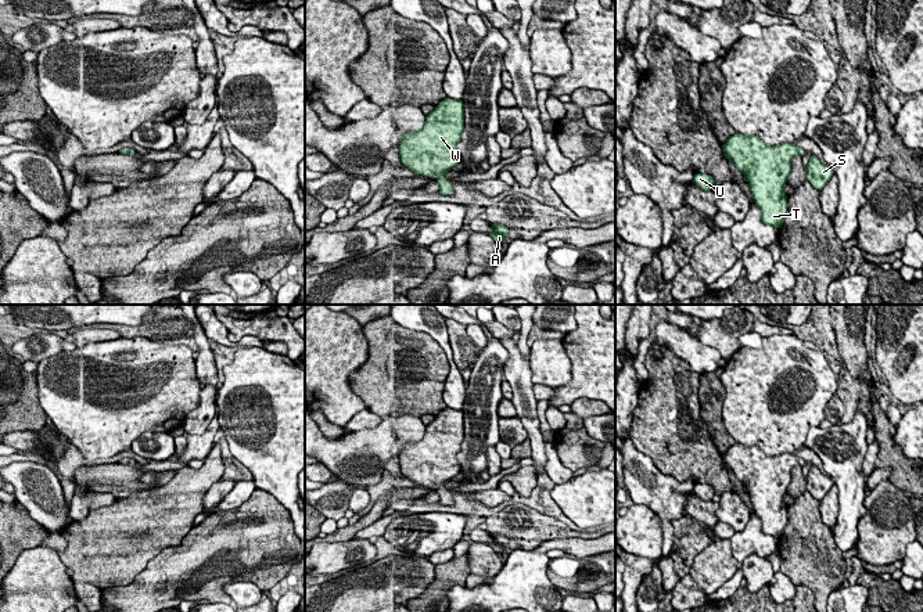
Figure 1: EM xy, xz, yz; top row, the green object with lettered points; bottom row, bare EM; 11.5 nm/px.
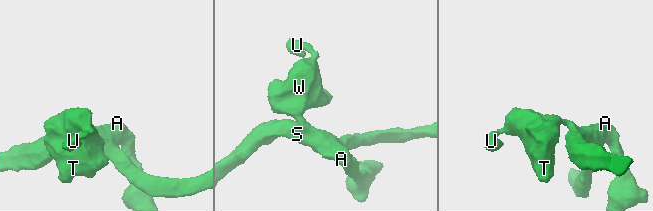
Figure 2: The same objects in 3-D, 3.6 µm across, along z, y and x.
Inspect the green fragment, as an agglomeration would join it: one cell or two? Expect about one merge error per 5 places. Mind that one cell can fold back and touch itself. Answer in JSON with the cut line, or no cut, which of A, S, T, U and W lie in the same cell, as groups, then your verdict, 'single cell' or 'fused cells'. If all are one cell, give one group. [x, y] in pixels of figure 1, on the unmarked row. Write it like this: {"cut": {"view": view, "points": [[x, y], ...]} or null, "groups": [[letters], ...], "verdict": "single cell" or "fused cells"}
{"cut": null, "groups": [["A", "S", "T", "U", "W"]], "verdict": "single cell"}

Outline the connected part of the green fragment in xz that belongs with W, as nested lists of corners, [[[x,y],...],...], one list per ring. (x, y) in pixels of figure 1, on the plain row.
[[[446,407],[425,426],[420,442],[407,442],[398,456],[405,478],[417,485],[437,486],[439,504],[453,505],[452,494],[443,487],[446,480],[459,475],[456,458],[464,439],[463,410]]]

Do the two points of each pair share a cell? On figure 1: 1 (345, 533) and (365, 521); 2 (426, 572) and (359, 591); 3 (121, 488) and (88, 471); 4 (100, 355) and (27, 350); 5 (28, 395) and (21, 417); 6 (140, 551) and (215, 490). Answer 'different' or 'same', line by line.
1: same
2: same
3: same
4: different
5: same
6: different

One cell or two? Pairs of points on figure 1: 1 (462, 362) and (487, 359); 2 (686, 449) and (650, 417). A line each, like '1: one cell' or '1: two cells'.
1: two cells
2: one cell

